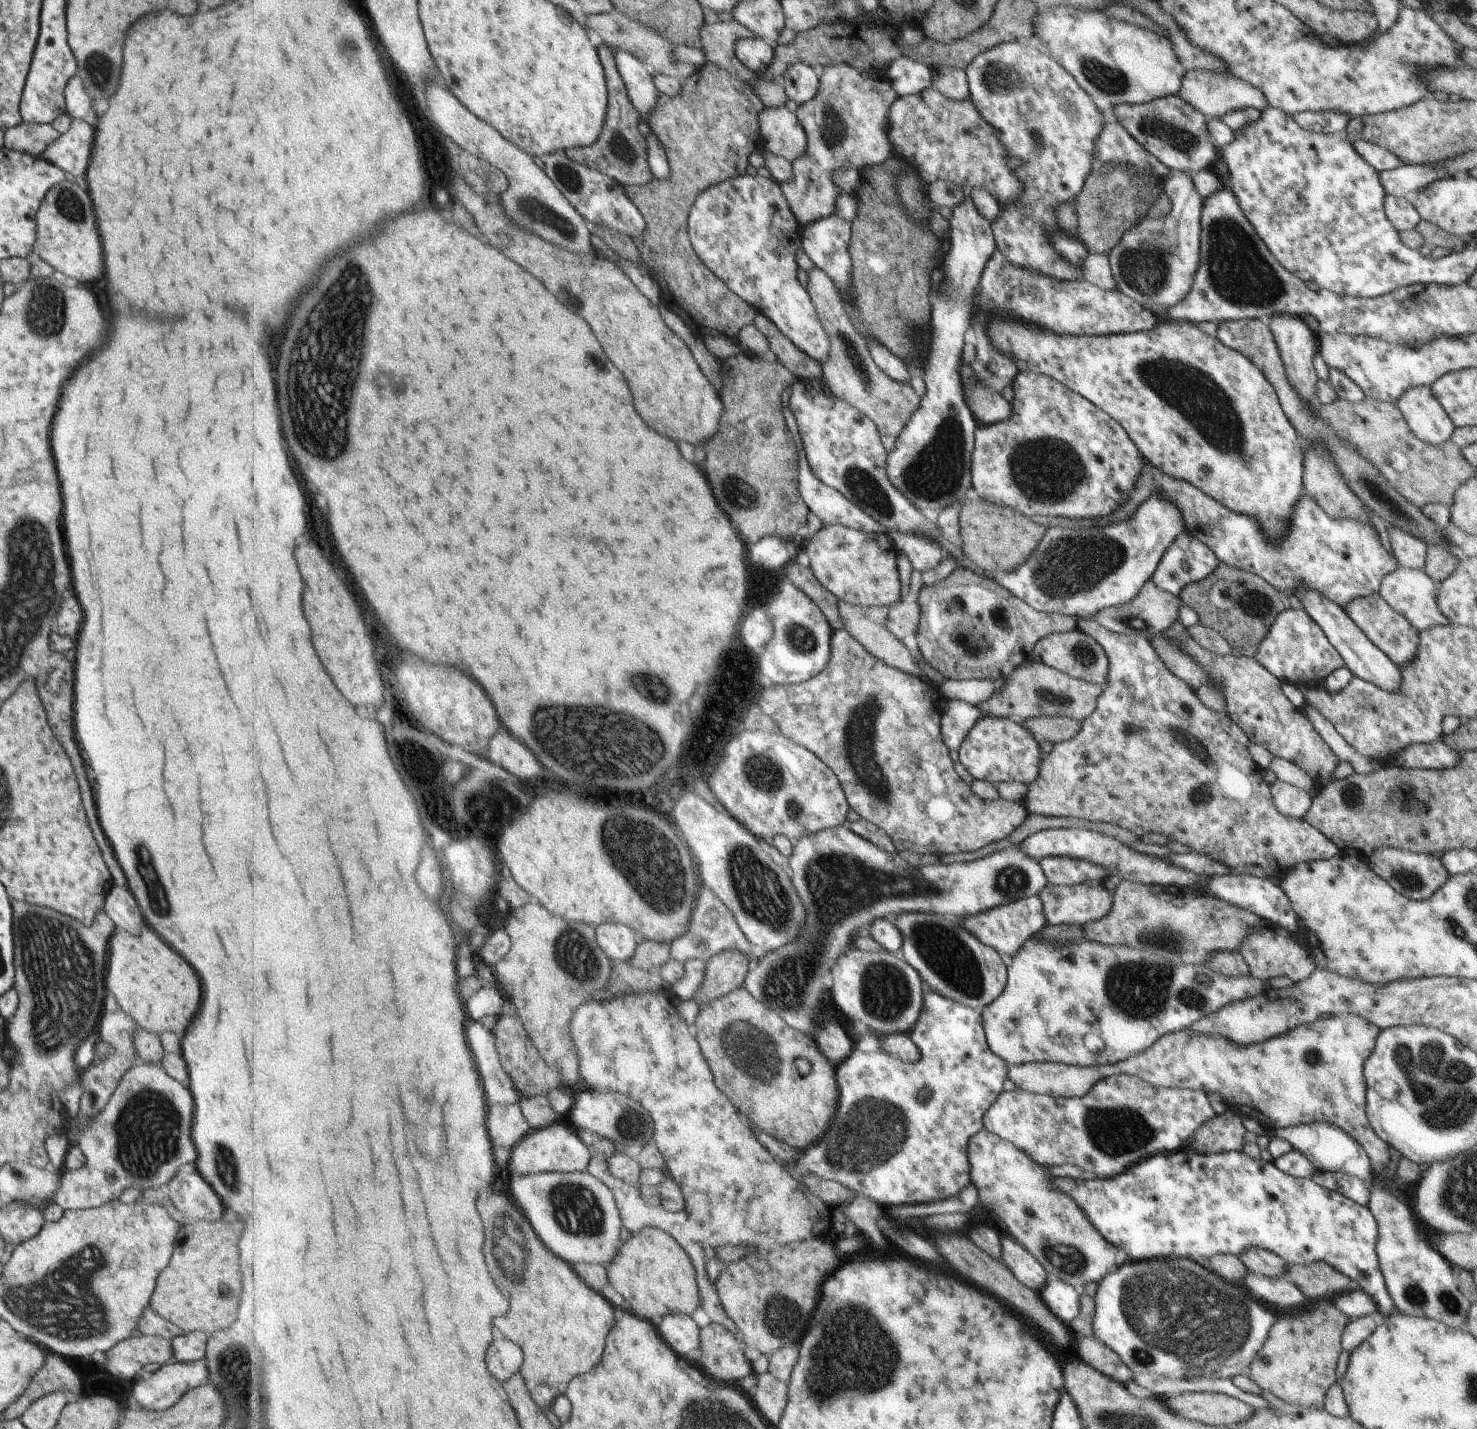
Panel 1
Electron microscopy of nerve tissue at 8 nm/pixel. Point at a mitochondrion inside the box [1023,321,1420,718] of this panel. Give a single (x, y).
(1196, 397)

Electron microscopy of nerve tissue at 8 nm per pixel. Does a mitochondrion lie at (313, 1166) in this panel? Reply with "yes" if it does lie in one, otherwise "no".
no

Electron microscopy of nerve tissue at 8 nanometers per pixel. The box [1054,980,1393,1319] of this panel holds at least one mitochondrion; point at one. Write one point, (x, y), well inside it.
(1114, 1132)

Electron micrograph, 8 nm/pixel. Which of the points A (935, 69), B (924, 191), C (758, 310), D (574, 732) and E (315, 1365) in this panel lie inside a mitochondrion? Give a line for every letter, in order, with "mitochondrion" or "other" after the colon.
A: other
B: other
C: other
D: mitochondrion
E: other

